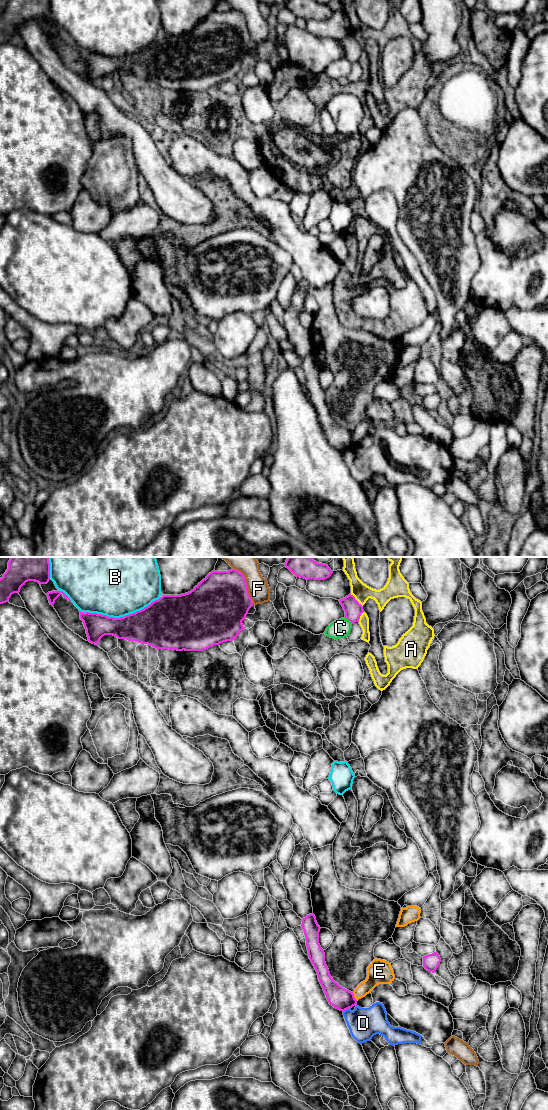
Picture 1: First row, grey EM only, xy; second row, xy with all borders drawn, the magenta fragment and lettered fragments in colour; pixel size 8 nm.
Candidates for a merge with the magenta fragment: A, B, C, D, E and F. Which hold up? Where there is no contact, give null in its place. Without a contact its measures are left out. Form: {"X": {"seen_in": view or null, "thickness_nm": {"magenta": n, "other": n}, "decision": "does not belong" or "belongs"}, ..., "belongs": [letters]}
{"A": {"seen_in": "xy", "thickness_nm": {"magenta": 140, "other": 140}, "decision": "does not belong"}, "B": {"seen_in": "xy", "thickness_nm": {"magenta": 300, "other": 460}, "decision": "does not belong"}, "C": {"seen_in": "xy", "thickness_nm": {"magenta": 140, "other": 140}, "decision": "does not belong"}, "D": {"seen_in": "xy", "thickness_nm": {"magenta": 180, "other": 260}, "decision": "does not belong"}, "E": {"seen_in": "xy", "thickness_nm": {"magenta": 180, "other": 150}, "decision": "does not belong"}, "F": {"seen_in": "xy", "thickness_nm": {"magenta": 460, "other": 180}, "decision": "does not belong"}, "belongs": []}

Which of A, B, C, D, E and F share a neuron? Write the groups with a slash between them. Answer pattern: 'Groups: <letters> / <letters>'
Groups: A / B / C / D / E / F

